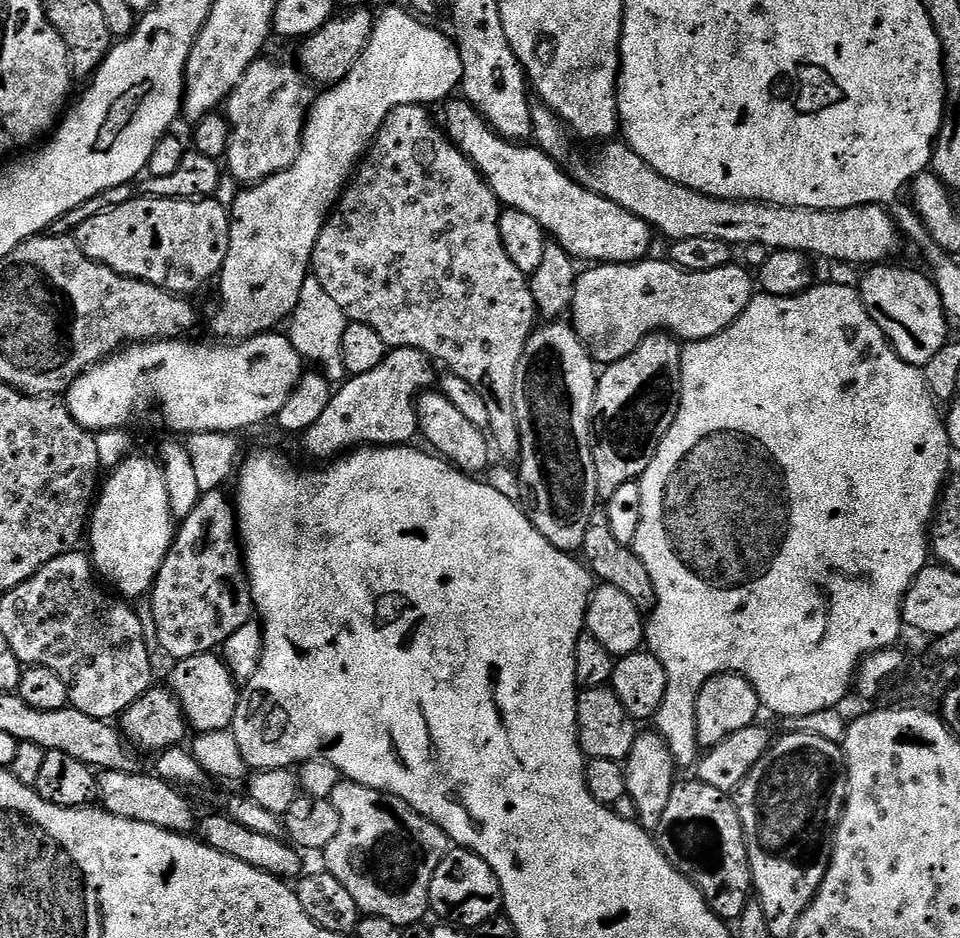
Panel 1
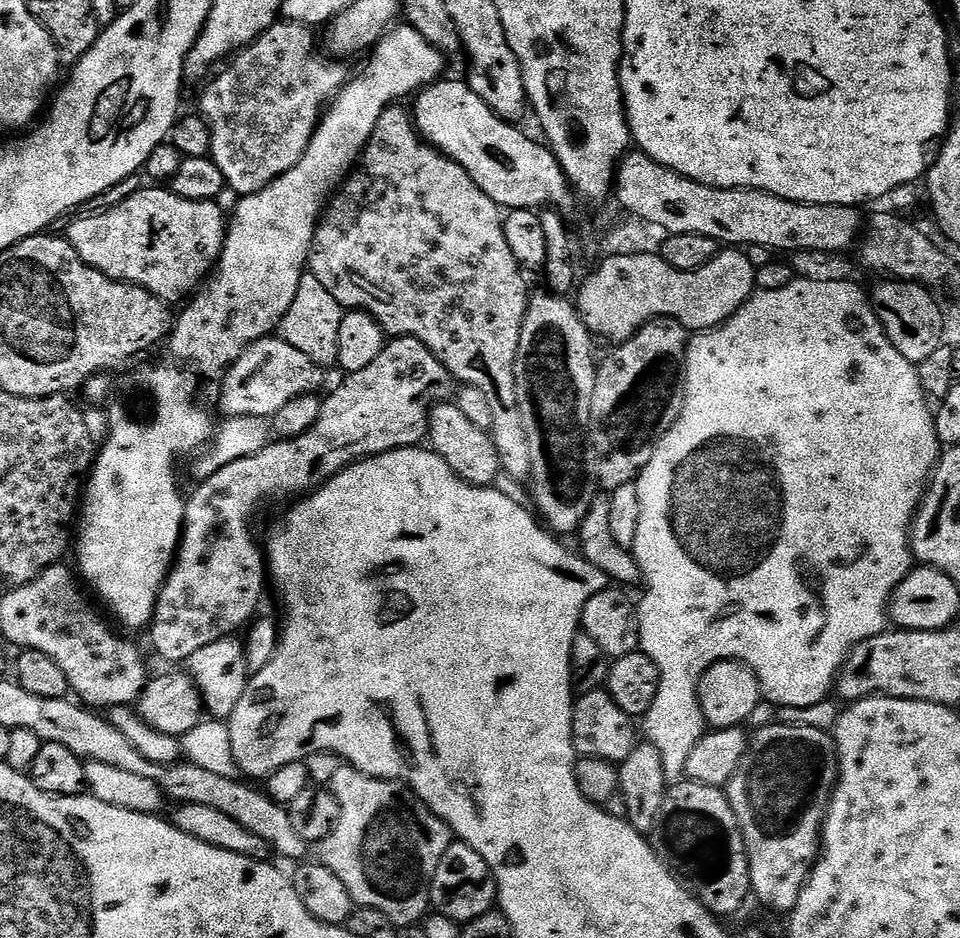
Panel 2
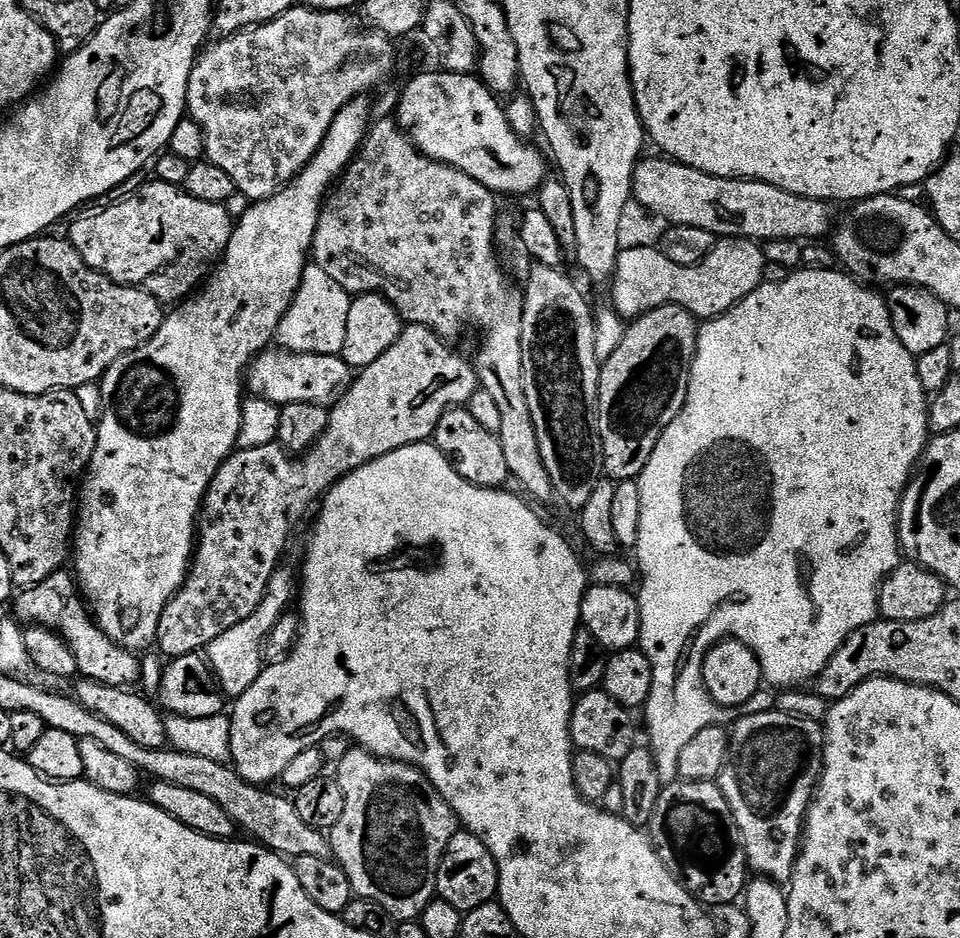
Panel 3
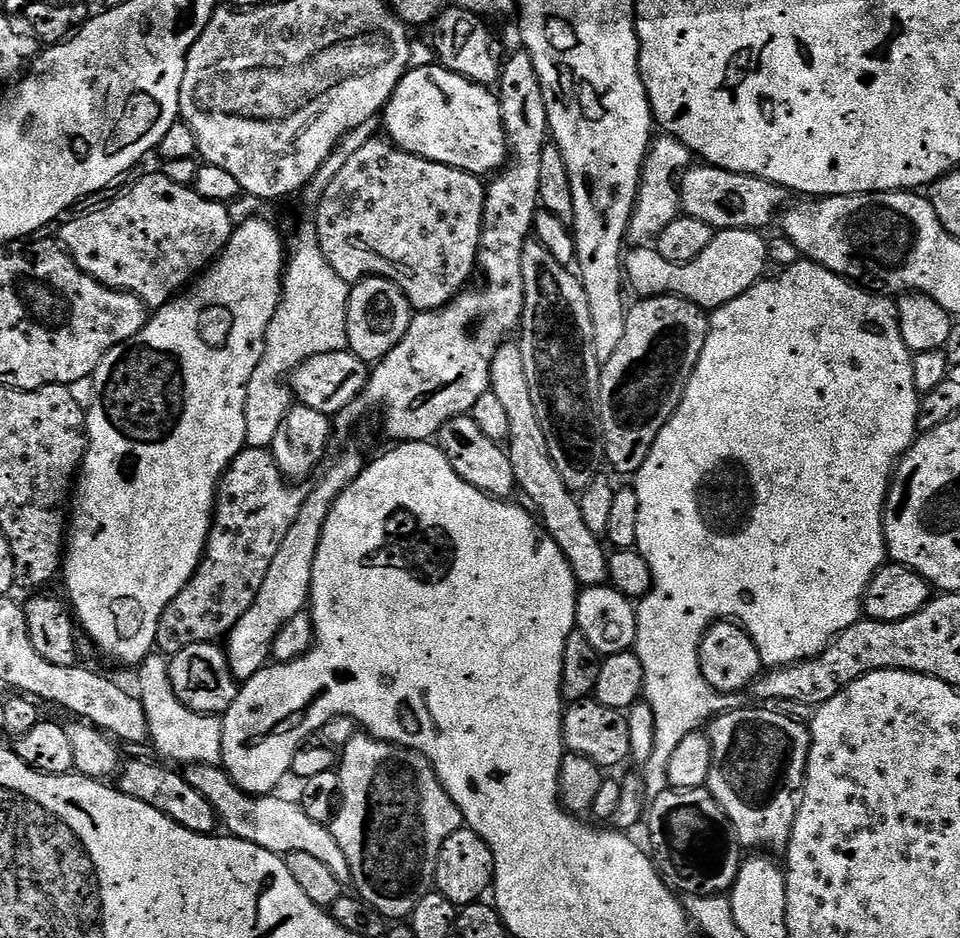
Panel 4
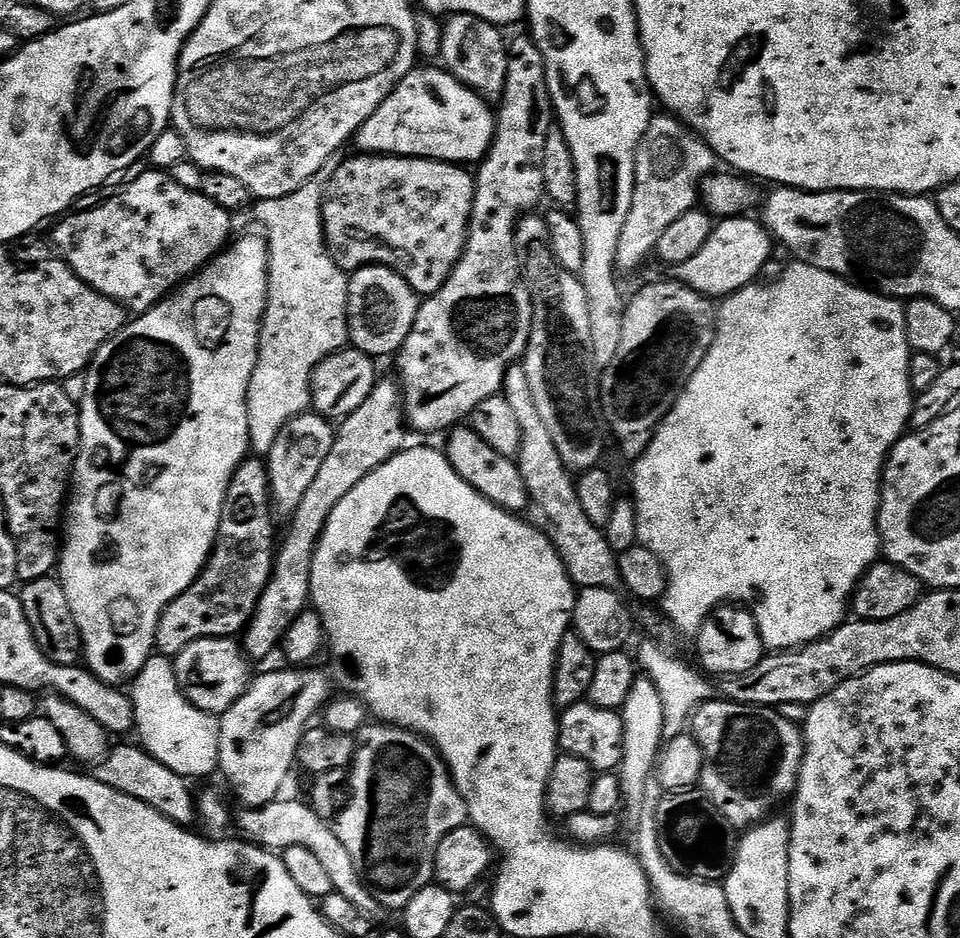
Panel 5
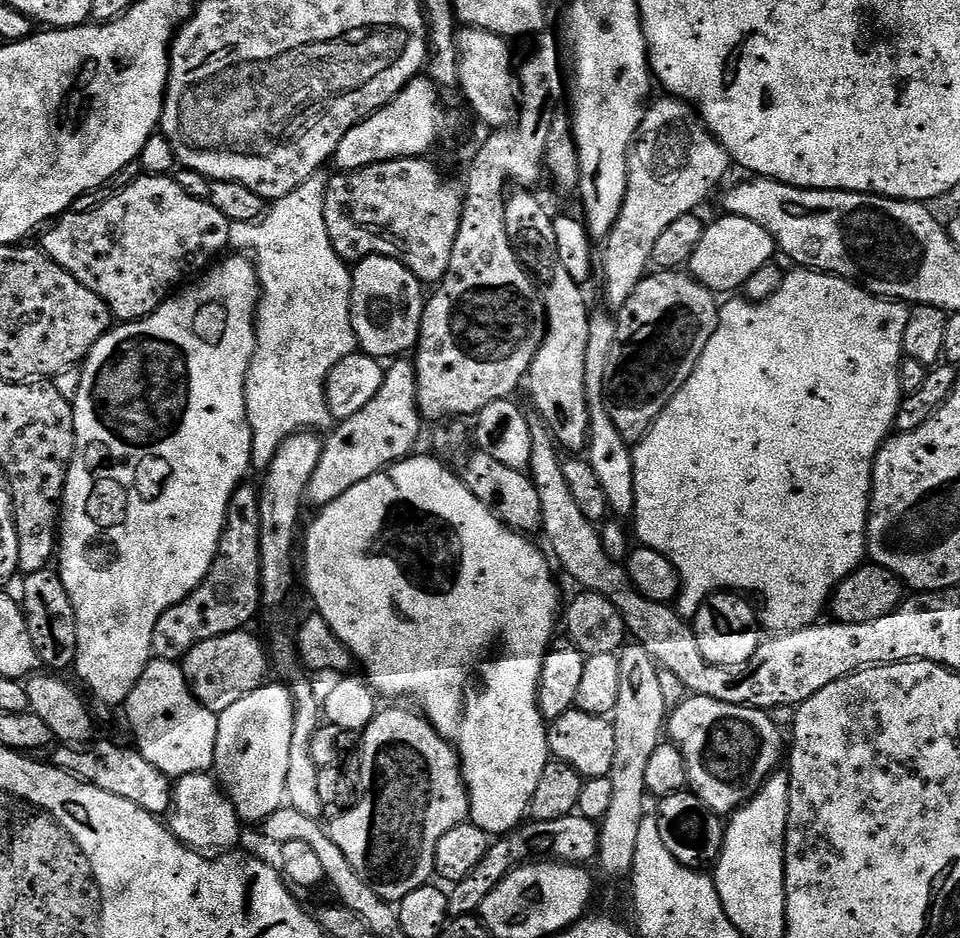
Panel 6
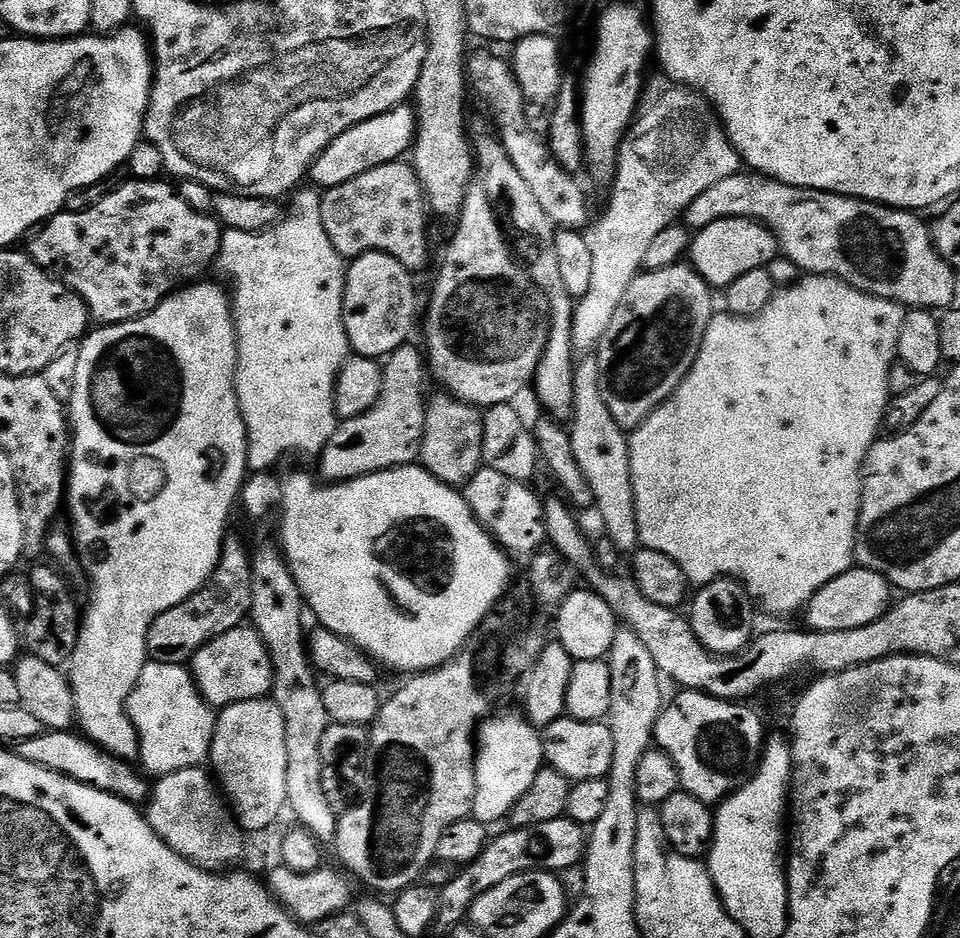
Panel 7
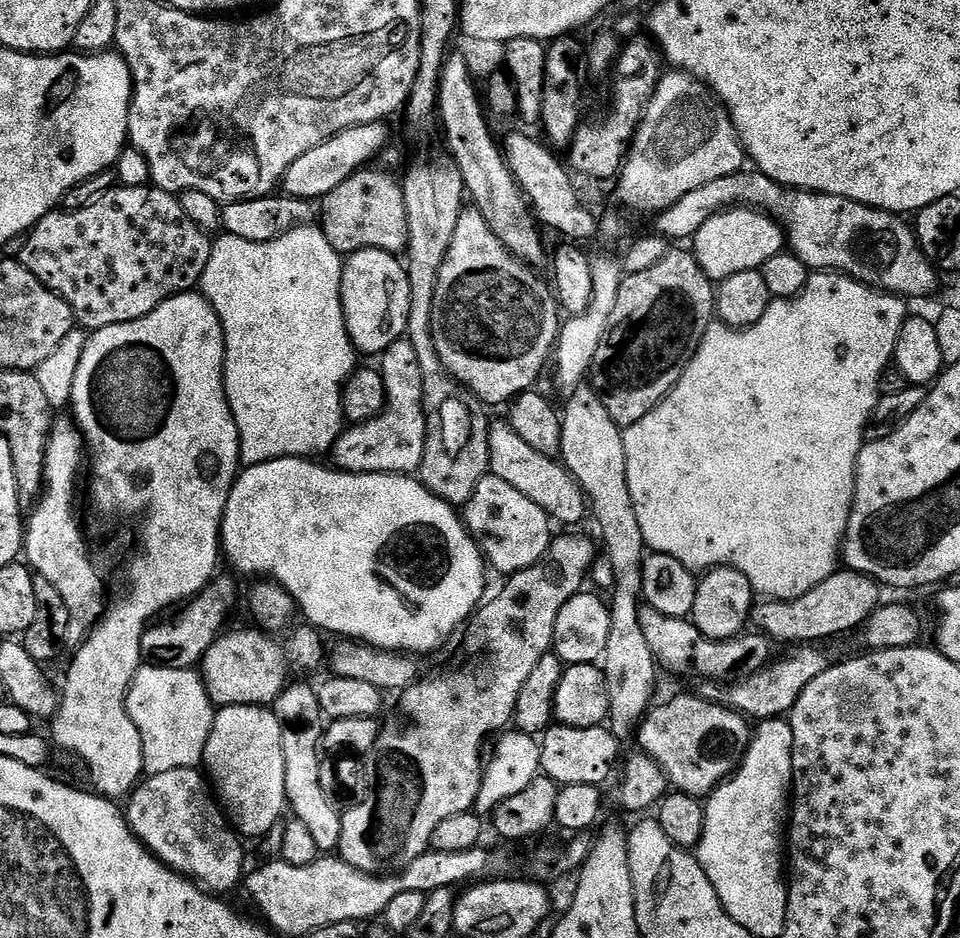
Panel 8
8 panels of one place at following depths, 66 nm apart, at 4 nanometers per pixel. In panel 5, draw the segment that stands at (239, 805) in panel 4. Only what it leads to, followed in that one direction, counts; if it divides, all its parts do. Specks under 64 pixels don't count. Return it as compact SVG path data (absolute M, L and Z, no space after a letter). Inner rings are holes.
M277 798L271 804L265 804L263 808L241 807L235 813L234 824L238 829L239 835L243 837L247 843L259 844L269 850L283 850L290 846L302 846L302 850L310 850L321 860L322 867L330 873L330 882L332 883L332 891L343 894L349 902L354 902L354 906L358 906L358 910L366 910L366 914L370 914L373 918L381 915L382 909L380 903L374 898L374 894L370 894L370 890L364 885L364 879L358 874L358 866L354 866L354 858L350 858L350 853L346 851L346 846L342 846L342 838L338 838L335 827L329 821L318 818L318 814L314 814L311 803L300 800L284 800L285 798Z

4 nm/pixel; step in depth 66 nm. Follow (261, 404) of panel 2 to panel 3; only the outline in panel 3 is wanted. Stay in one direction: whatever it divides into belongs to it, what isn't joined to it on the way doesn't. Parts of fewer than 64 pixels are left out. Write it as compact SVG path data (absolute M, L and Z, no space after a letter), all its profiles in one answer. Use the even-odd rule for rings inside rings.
M265 350L252 362L246 373L247 391L253 397L269 400L283 406L294 402L331 406L344 395L354 379L353 369L348 367L343 355L316 356L314 353L295 355L289 351Z

